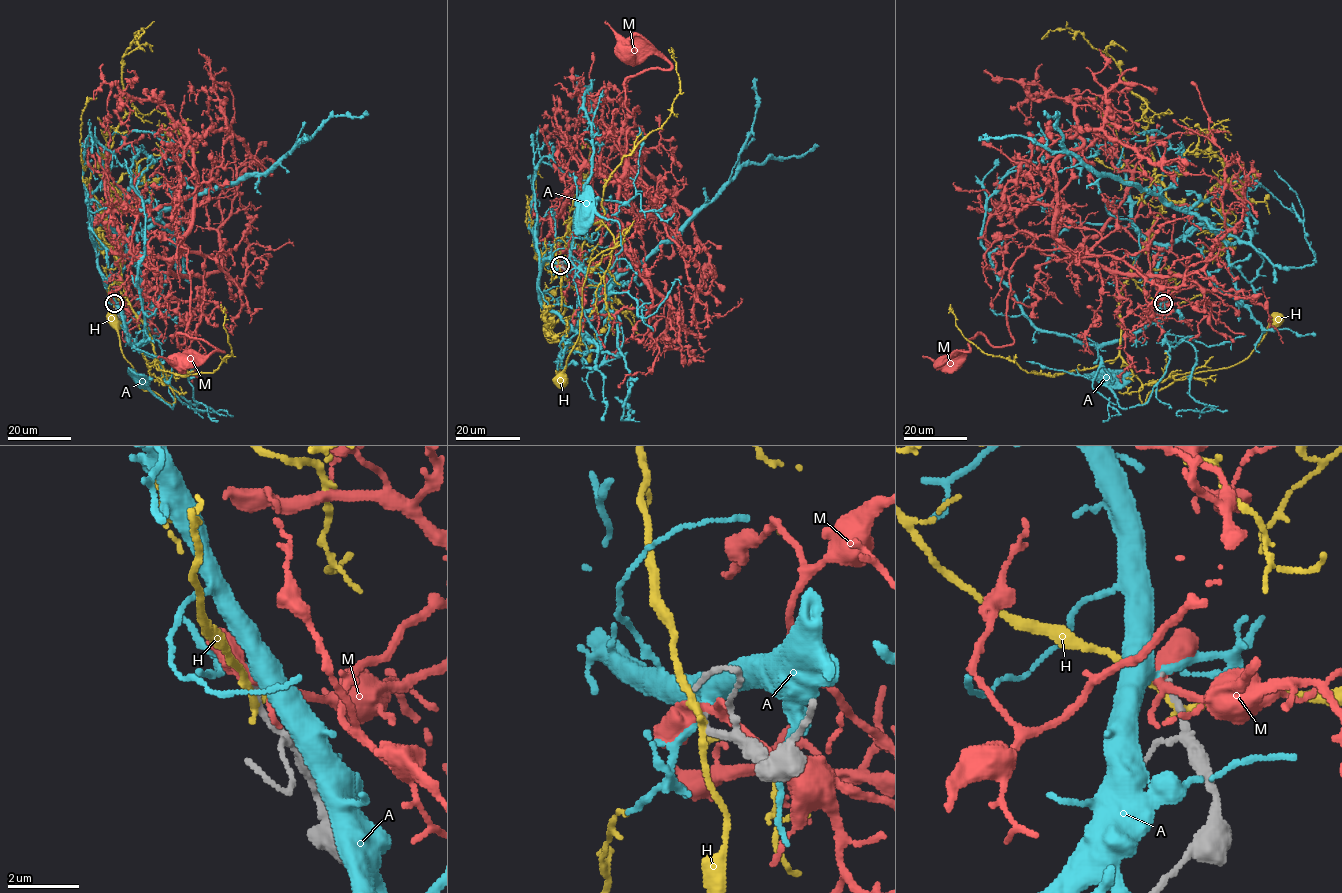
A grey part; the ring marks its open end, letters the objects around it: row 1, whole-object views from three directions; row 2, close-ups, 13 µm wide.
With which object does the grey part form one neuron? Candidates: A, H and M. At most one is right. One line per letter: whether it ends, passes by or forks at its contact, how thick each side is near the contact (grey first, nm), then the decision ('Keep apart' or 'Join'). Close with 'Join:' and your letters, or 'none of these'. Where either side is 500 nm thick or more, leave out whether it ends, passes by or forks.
A: It passes by. Thickness 200 nm (grey) against 320 nm. Keep apart
H: It passes by. Thickness 240 nm (grey) against 200 nm. Keep apart
M: It forks there. Thickness 200 nm (grey) against 240 nm. Keep apart
Join: none of these

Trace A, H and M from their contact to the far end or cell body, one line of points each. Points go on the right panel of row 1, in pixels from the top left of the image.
A: (1163, 302), (1159, 320), (1168, 344), (1170, 361), (1162, 378), (1146, 402), (1122, 408), (1110, 388), (1110, 381)
H: (1164, 304), (1130, 277), (1120, 293), (1120, 355), (1141, 383), (1143, 404), (1188, 375), (1243, 361), (1276, 320)
M: (1163, 303), (1172, 296), (1149, 272), (1028, 247), (1010, 274), (1013, 342), (978, 333), (952, 362)

